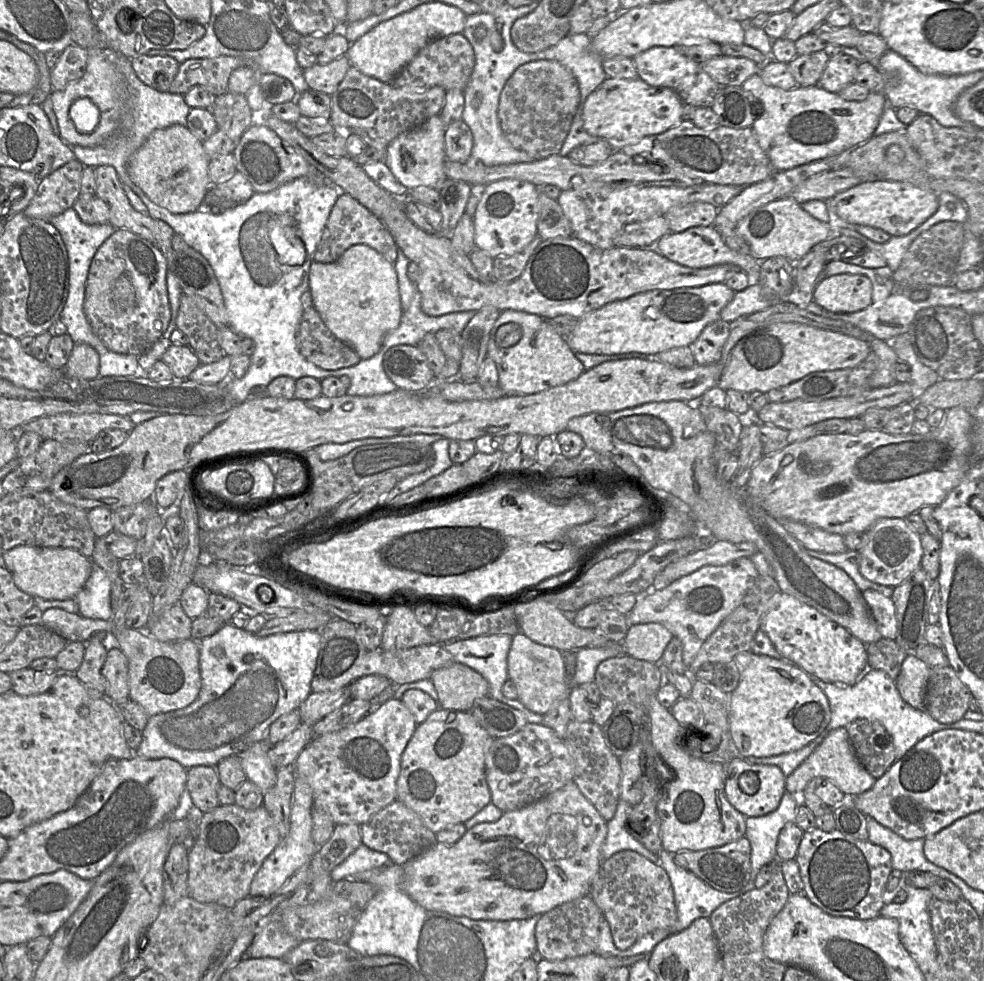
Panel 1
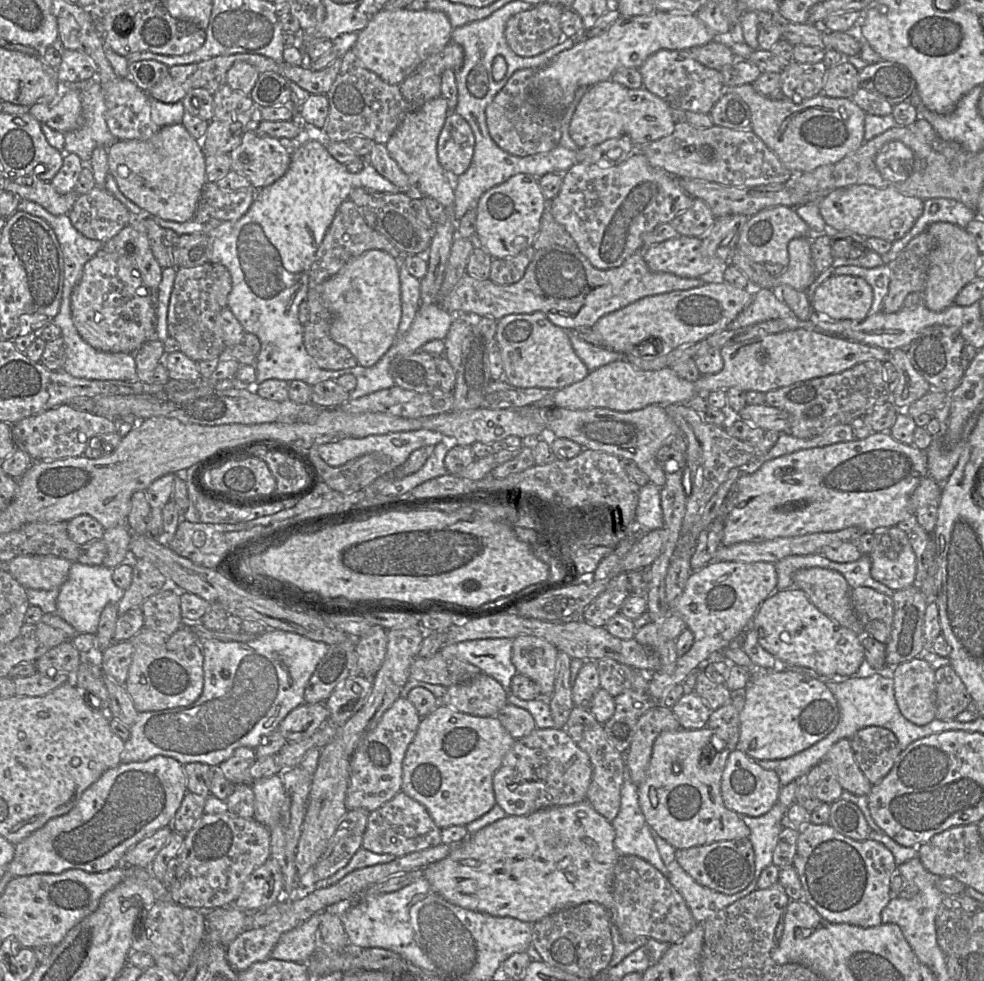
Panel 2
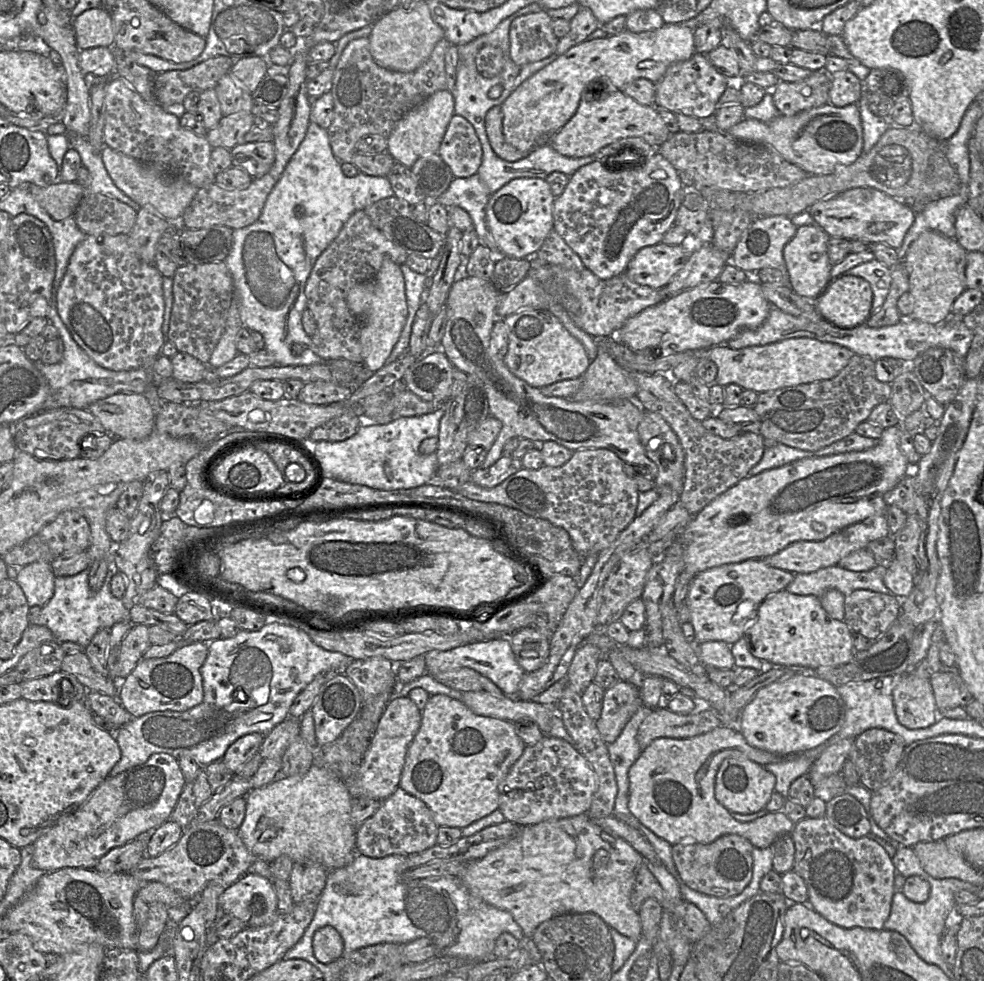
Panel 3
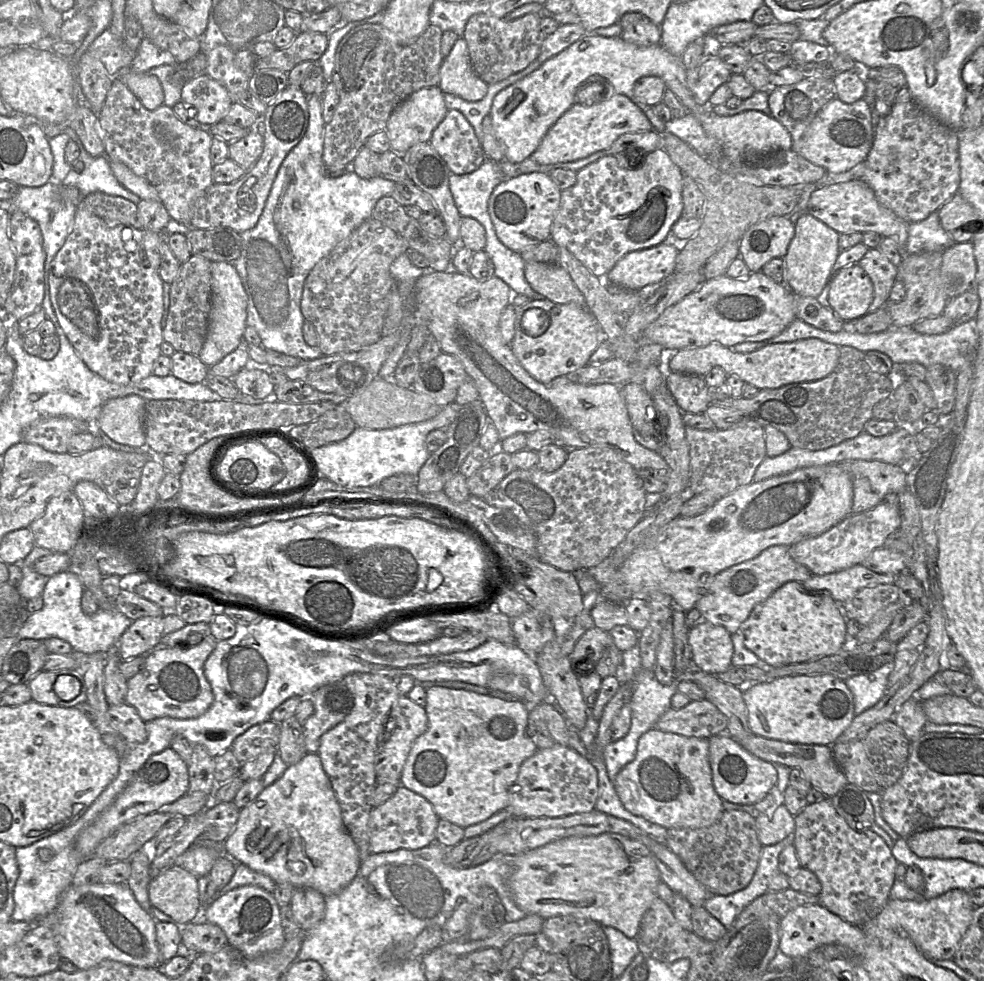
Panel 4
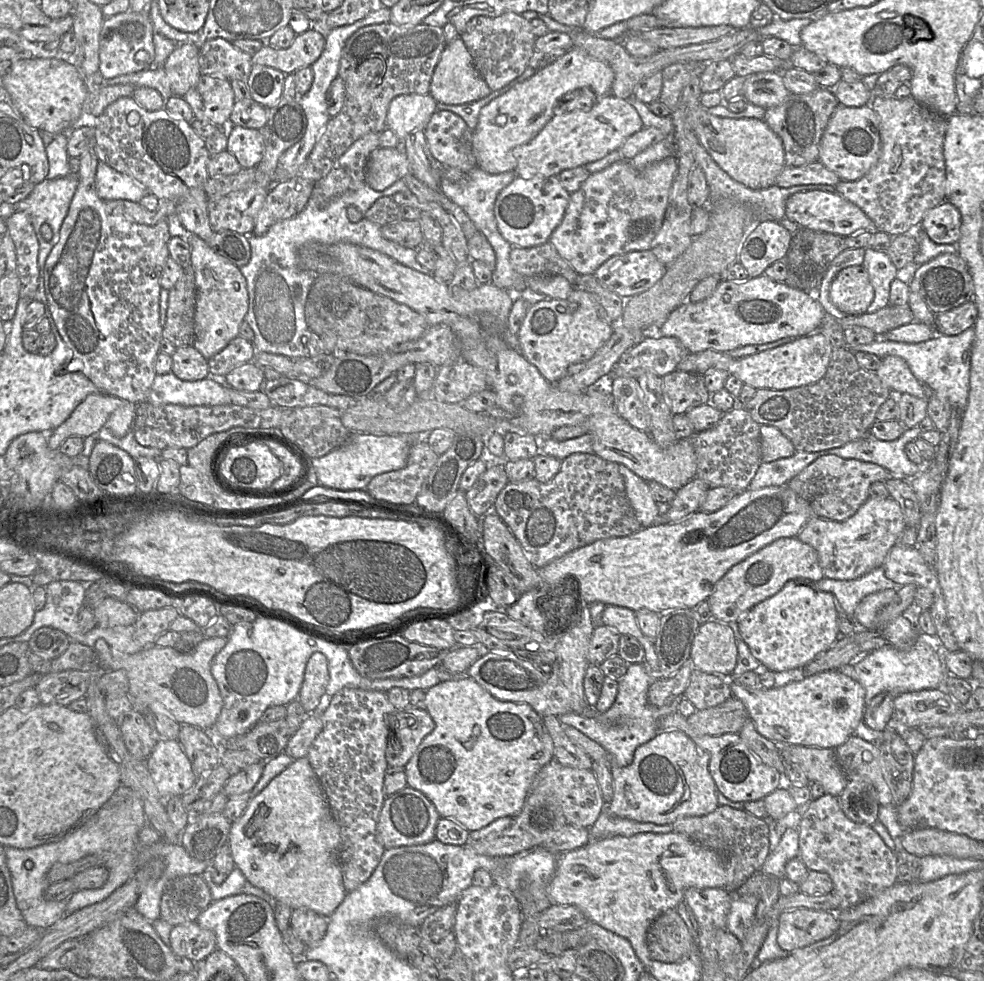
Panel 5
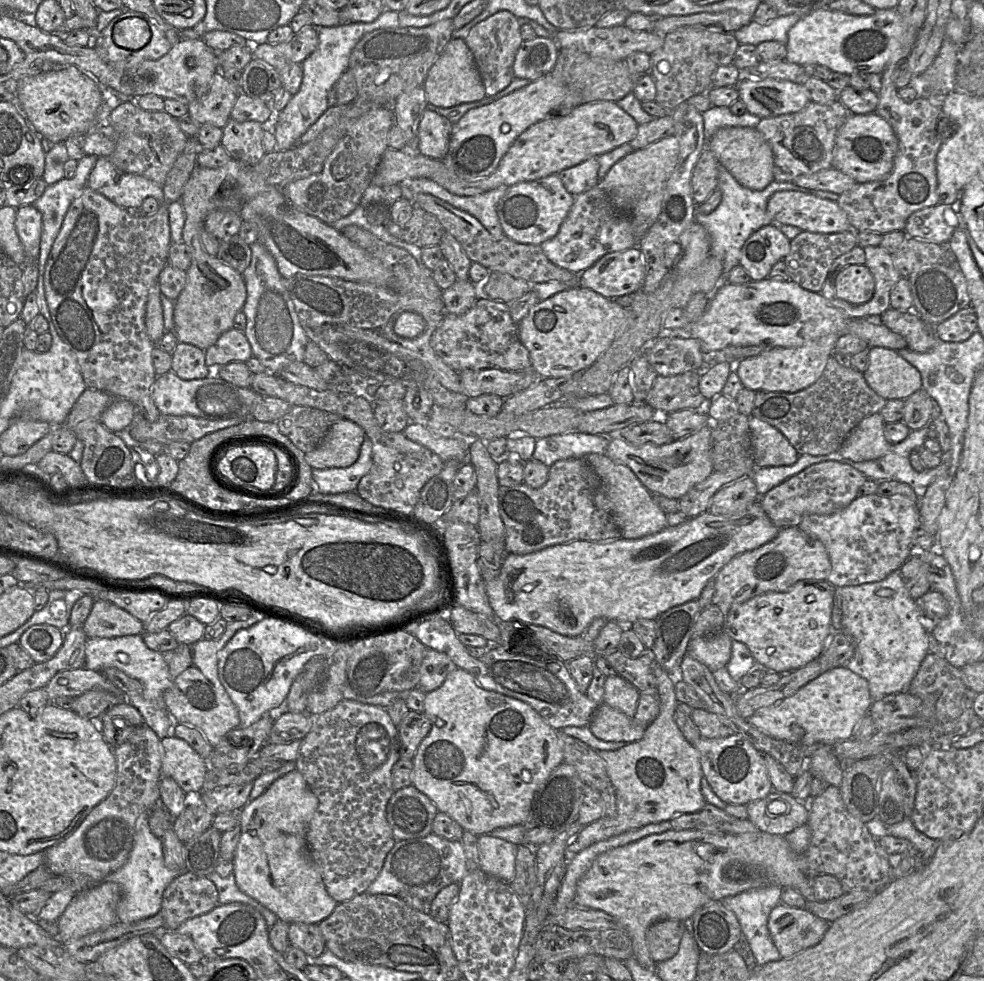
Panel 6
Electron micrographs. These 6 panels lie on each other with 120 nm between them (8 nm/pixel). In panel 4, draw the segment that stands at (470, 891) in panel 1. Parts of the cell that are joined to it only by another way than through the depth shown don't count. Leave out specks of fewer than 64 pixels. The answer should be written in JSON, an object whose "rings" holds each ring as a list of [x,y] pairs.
{"rings":[[[616,833],[589,837],[568,837],[537,849],[513,856],[513,872],[508,885],[516,905],[526,915],[535,914],[544,920],[572,915],[613,927],[626,937],[635,939],[644,914],[658,897],[661,877],[655,858],[642,843]]]}

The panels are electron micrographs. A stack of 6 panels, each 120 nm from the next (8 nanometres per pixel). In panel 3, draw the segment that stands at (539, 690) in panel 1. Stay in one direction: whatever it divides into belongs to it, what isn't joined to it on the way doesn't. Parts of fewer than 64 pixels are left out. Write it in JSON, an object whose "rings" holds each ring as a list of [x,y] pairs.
{"rings":[[[534,627],[512,633],[510,642],[516,661],[525,672],[538,670],[549,656],[549,637]]]}

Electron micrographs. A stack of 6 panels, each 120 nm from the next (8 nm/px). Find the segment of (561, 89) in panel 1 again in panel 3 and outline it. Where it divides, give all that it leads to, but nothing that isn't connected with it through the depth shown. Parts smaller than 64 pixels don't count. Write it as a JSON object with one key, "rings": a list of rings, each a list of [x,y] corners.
{"rings":[[[490,104],[485,108],[483,125],[493,151],[500,158],[507,161],[517,161],[526,156],[526,152],[518,150],[505,140],[501,104]]]}

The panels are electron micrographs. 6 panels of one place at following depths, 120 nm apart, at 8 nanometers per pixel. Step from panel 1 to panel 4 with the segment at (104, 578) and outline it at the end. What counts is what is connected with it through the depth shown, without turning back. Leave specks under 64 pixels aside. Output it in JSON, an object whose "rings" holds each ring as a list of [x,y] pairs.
{"rings":[[[65,570],[48,577],[47,583],[42,593],[43,607],[40,611],[29,615],[28,619],[16,634],[15,637],[22,639],[45,640],[51,637],[57,637],[67,641],[73,650],[90,655],[95,652],[106,653],[111,648],[118,645],[118,640],[122,634],[132,624],[132,620],[117,610],[115,606],[108,610],[98,609],[94,614],[87,615],[81,608],[81,599],[84,587],[80,581],[79,575],[73,570]]]}

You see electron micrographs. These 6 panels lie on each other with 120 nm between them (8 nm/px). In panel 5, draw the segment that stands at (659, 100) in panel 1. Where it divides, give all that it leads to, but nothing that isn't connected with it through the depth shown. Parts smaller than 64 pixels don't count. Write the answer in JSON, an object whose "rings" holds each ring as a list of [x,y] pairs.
{"rings":[[[609,94],[588,111],[554,115],[532,140],[513,150],[517,160],[514,173],[522,178],[557,176],[564,170],[585,166],[618,150],[642,128],[642,120],[629,101]]]}

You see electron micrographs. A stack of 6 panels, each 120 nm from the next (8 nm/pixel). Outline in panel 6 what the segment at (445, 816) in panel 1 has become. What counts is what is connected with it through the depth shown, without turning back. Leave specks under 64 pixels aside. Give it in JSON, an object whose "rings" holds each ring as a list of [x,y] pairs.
{"rings":[[[457,667],[437,689],[426,693],[424,697],[424,715],[431,723],[428,735],[421,741],[413,757],[412,785],[425,794],[438,811],[443,812],[455,820],[465,831],[477,836],[488,835],[497,828],[523,825],[530,816],[534,797],[540,787],[549,778],[552,772],[564,762],[563,750],[558,740],[557,731],[552,728],[542,717],[527,703],[482,688],[474,676]]]}

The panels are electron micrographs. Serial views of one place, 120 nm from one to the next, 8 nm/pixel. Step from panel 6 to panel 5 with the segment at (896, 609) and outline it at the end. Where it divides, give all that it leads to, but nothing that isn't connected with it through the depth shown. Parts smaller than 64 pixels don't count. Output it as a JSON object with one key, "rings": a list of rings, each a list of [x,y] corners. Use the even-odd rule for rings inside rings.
{"rings":[[[876,567],[856,579],[838,580],[823,577],[816,583],[820,590],[831,592],[850,617],[853,617],[857,605],[865,596],[884,589],[898,591],[901,586],[885,575],[883,567]],[[920,633],[909,650],[900,650],[889,644],[870,652],[859,652],[850,662],[839,668],[841,672],[859,682],[865,689],[865,707],[875,696],[888,692],[897,696],[905,692],[925,689],[946,691],[948,672],[943,663],[943,651],[937,644],[937,633],[931,638]]]}

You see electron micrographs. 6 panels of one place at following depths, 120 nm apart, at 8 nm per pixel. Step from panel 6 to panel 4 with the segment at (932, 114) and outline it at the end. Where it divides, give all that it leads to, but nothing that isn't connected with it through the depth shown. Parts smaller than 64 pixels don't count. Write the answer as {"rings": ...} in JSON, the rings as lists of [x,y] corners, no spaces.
{"rings":[[[913,101],[905,103],[894,103],[891,105],[890,112],[882,117],[876,118],[874,128],[874,140],[871,150],[864,161],[857,164],[859,177],[855,180],[861,180],[867,183],[874,191],[878,201],[885,207],[892,210],[898,217],[908,223],[920,222],[926,219],[932,212],[937,211],[943,204],[949,201],[959,190],[960,184],[960,162],[959,162],[959,140],[957,130],[943,124],[936,117],[932,116],[926,110],[921,108]]]}

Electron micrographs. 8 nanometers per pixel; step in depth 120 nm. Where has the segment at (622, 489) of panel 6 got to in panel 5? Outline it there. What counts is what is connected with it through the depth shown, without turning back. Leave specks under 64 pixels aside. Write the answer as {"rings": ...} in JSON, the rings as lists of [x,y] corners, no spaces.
{"rings":[[[619,464],[618,468],[624,479],[627,497],[641,528],[647,528],[658,523],[660,512],[647,482],[625,465]]]}

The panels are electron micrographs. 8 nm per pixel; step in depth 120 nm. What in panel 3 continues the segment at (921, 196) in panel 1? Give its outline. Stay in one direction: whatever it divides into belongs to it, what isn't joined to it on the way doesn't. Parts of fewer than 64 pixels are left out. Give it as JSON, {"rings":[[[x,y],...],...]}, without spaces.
{"rings":[[[858,187],[814,203],[808,211],[829,236],[885,243],[899,248],[915,220],[916,212],[902,200],[873,187]]]}

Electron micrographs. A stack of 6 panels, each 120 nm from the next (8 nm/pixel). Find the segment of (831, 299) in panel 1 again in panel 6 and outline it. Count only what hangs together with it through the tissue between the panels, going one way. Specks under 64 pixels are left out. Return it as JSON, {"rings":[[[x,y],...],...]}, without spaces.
{"rings":[[[853,264],[843,268],[835,280],[837,297],[853,305],[871,300],[875,292],[875,282],[865,264]]]}

